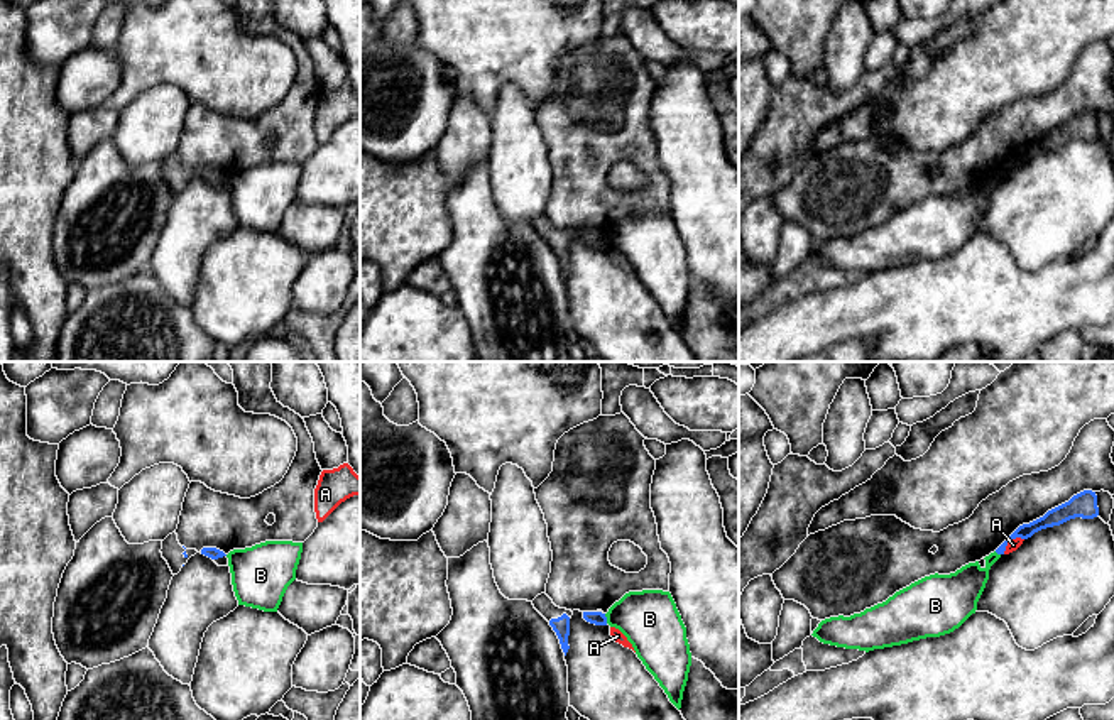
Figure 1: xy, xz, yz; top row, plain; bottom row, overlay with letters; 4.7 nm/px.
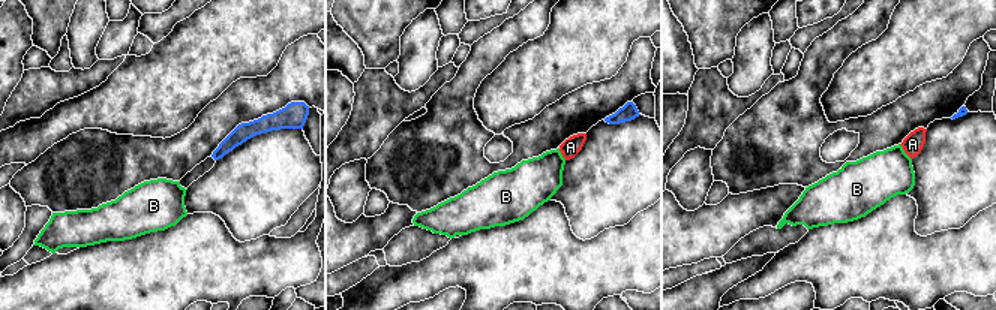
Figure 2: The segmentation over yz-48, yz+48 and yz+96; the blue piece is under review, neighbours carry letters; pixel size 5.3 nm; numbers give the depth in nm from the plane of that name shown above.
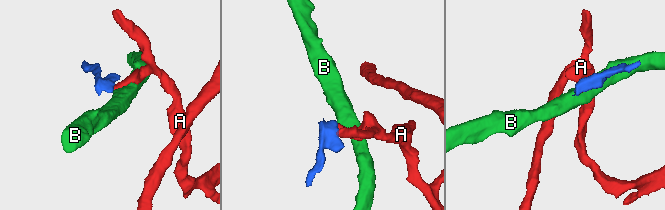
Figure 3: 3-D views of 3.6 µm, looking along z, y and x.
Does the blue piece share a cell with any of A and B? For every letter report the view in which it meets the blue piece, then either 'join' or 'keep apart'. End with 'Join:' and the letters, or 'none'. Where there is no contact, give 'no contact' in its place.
A: meets blue in yz; keep apart
B: meets blue in xz; keep apart
Join: none

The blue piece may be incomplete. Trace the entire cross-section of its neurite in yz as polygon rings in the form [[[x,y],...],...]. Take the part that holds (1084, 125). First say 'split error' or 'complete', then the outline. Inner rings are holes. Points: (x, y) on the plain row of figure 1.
complete | [[[1084,112],[1077,117],[1073,117],[1068,123],[1048,132],[1043,139],[1019,147],[997,171],[997,176],[1004,176],[1006,167],[1009,162],[1021,159],[1028,161],[1035,154],[1060,147],[1070,140],[1082,139],[1082,140],[1094,140],[1099,137],[1099,128],[1097,128],[1097,117],[1092,112]]]

